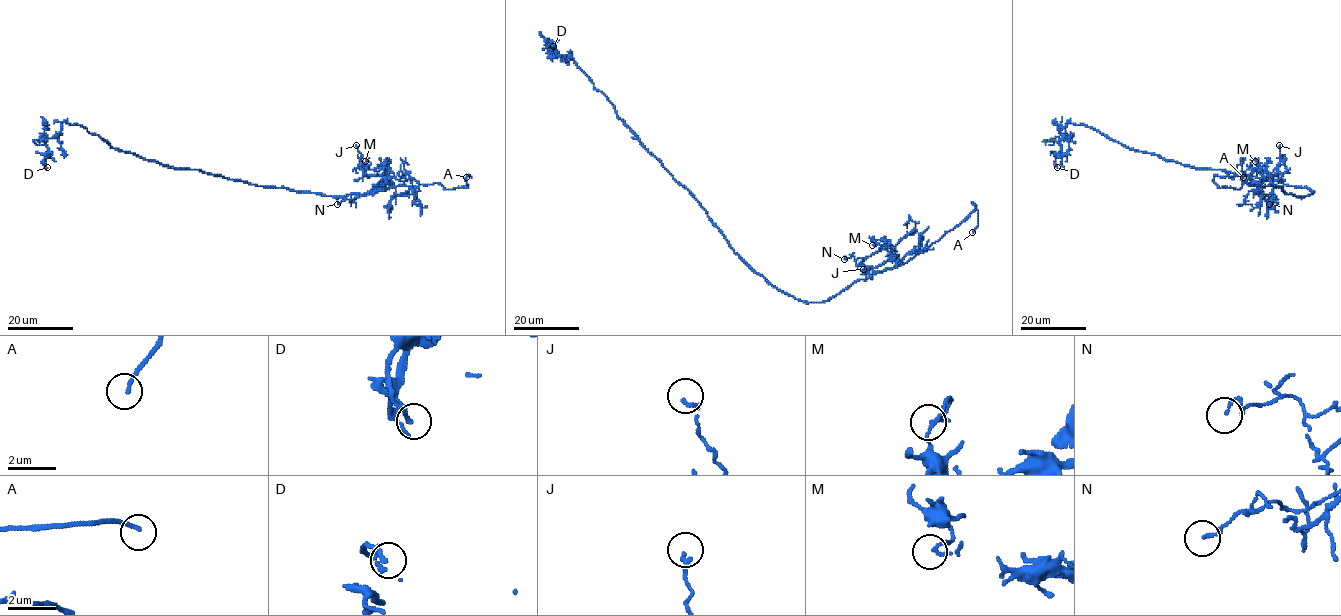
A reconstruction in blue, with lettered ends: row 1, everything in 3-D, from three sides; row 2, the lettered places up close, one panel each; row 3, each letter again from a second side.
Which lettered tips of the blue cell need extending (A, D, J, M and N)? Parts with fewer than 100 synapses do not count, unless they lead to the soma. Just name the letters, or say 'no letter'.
A

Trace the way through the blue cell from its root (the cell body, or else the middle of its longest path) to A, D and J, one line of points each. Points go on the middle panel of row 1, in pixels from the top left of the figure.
A: (737, 254), (775, 288), (821, 303), (906, 263), (958, 226), (972, 203), (978, 215), (972, 232)
D: (737, 254), (699, 201), (644, 147), (591, 80), (567, 55), (557, 55), (550, 44), (553, 46)
J: (737, 254), (775, 288), (810, 303), (827, 301), (859, 279), (900, 262), (889, 259), (868, 270), (863, 269)

